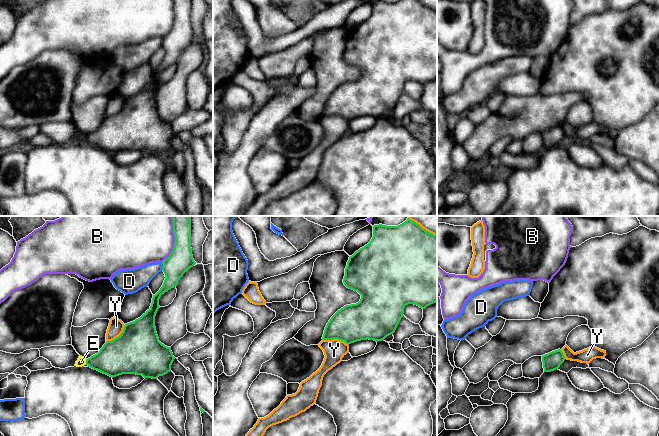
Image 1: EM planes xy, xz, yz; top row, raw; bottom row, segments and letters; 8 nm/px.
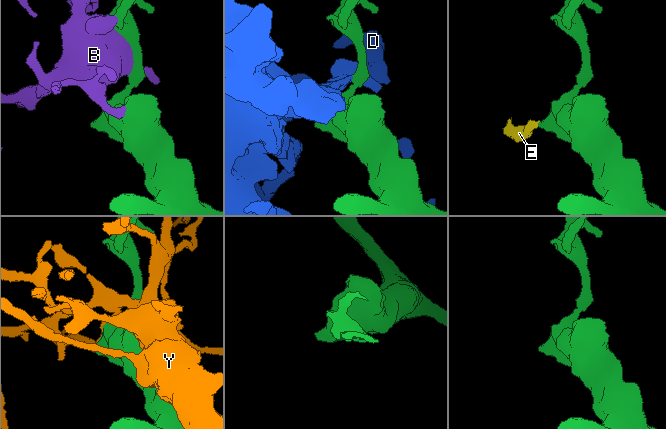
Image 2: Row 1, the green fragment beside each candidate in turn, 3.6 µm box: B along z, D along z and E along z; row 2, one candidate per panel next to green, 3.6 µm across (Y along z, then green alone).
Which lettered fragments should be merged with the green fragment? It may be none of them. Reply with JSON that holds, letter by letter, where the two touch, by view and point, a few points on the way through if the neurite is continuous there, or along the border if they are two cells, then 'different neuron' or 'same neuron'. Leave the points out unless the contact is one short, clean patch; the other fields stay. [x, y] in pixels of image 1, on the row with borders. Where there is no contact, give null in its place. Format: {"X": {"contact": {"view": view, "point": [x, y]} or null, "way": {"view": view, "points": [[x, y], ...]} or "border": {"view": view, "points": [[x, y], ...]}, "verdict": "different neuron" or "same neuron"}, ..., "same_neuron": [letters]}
{"B": {"contact": {"view": "xy", "point": [175, 239]}, "verdict": "different neuron"}, "D": {"contact": {"view": "xy", "point": [163, 266]}, "verdict": "different neuron"}, "E": {"contact": {"view": "xy", "point": [86, 361]}, "border": {"view": "xy", "points": [[85, 359], [86, 363]]}, "verdict": "different neuron"}, "Y": {"contact": {"view": "xz", "point": [336, 338]}, "verdict": "different neuron"}, "same_neuron": []}

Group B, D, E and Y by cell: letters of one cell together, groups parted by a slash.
B / D / E / Y

